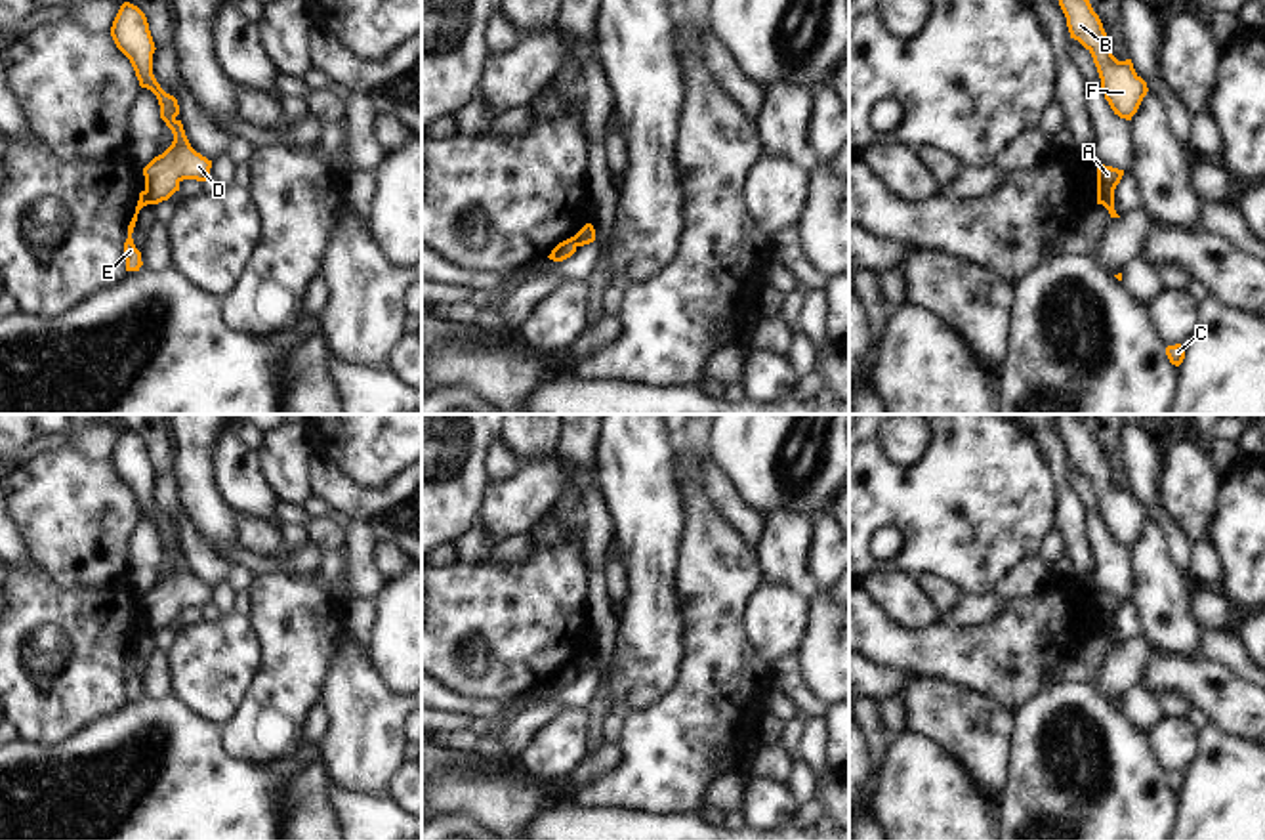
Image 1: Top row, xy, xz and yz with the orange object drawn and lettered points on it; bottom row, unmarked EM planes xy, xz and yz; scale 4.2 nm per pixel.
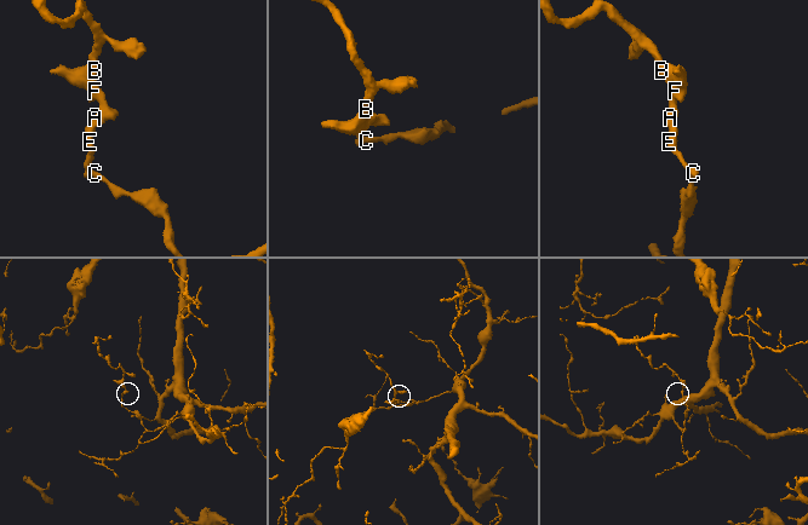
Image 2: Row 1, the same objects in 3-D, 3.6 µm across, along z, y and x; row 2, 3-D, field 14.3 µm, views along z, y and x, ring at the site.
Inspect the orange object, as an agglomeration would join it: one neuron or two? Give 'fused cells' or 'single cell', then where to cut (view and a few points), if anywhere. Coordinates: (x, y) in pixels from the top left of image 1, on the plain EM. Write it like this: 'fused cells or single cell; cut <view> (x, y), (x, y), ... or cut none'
fused cells; cut yz (1113, 617), (1099, 630)

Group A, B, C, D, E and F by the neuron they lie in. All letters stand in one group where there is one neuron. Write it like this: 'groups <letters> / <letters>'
groups A B D F / C E

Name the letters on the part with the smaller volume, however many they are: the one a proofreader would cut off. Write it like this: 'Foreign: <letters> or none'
Foreign: A, B, D, F

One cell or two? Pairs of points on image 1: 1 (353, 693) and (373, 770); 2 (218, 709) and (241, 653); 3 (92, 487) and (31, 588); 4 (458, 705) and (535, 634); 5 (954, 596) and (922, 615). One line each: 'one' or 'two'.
1: one
2: one
3: two
4: two
5: two

